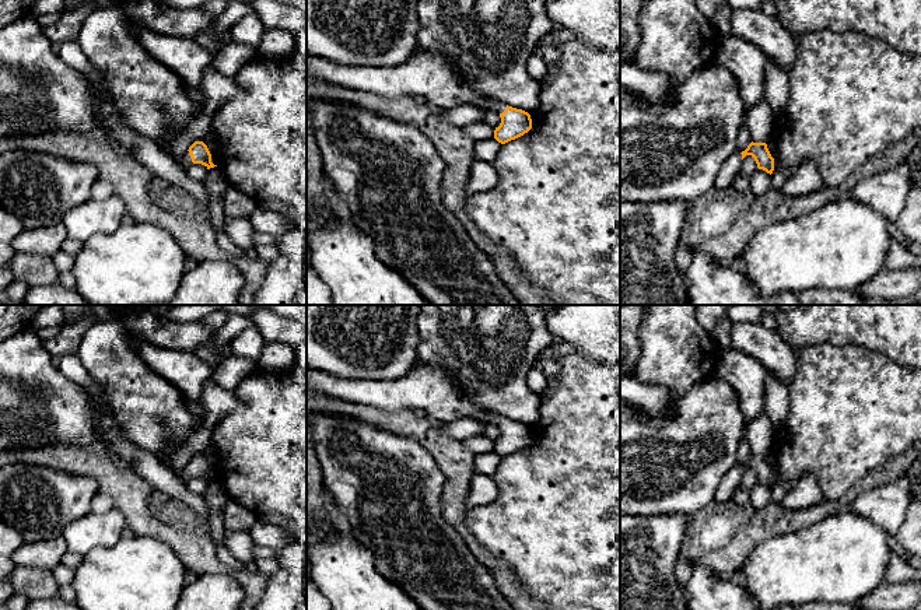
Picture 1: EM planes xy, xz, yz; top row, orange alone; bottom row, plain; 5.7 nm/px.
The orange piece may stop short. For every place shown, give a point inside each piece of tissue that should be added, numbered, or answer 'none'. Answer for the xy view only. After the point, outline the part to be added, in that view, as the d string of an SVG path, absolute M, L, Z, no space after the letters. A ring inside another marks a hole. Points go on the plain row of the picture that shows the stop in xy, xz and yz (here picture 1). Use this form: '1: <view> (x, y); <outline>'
1: xy (185, 474); M186 464L181 471L176 473L176 477L186 484L188 480L193 478L192 471L190 471L190 466Z

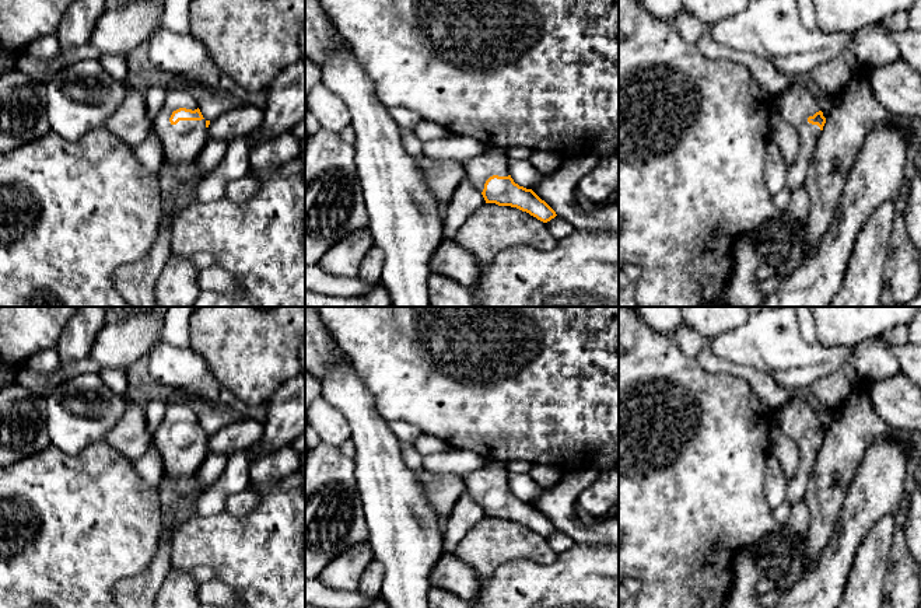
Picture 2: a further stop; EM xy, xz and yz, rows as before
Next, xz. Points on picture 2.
1: xz (493, 475); M490 461L481 469L462 476L466 492L472 499L483 506L486 495L493 490L508 490L507 462Z

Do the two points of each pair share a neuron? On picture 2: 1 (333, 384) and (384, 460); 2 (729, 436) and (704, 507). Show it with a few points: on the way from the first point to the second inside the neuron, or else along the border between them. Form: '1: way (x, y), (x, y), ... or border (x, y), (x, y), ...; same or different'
1: way (352, 402), (360, 411), (374, 441); same
2: way (711, 454), (704, 461), (704, 489); same

